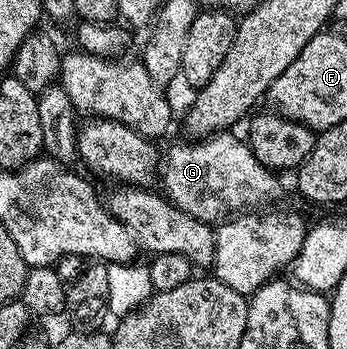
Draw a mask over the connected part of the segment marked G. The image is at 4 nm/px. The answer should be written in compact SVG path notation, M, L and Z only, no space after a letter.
M220 132L198 140L186 140L171 146L167 150L167 159L161 162L162 193L181 212L193 216L197 220L208 224L218 224L228 217L231 212L251 212L256 208L267 208L283 194L283 186L279 183L280 175L263 166L253 156L251 147L235 132Z

